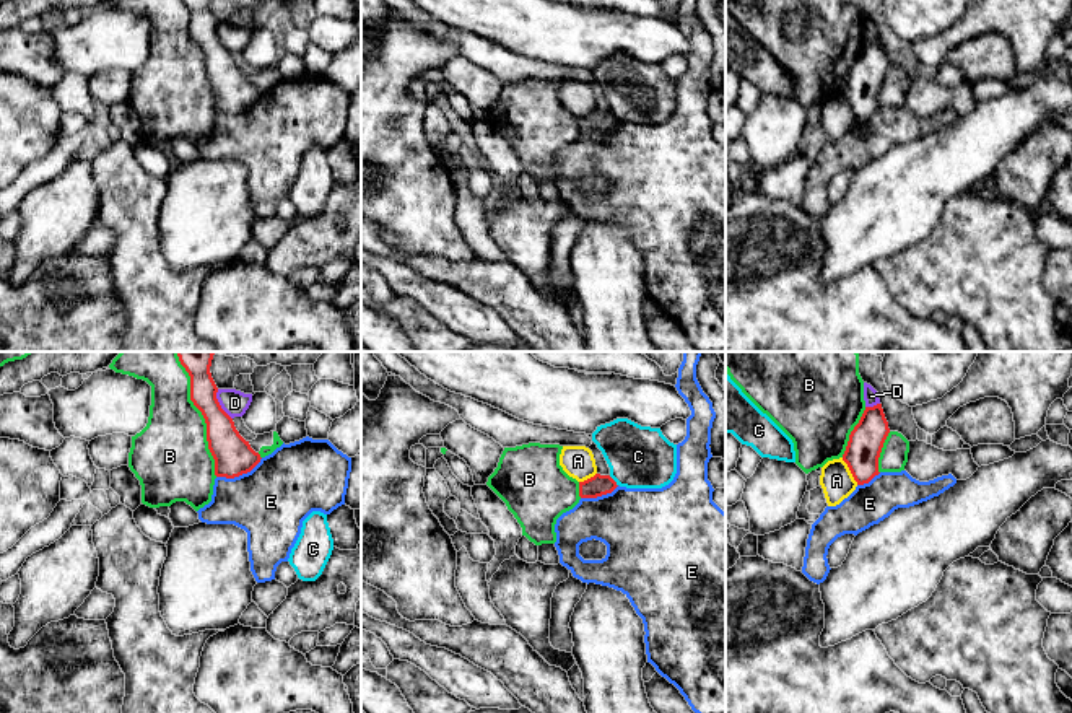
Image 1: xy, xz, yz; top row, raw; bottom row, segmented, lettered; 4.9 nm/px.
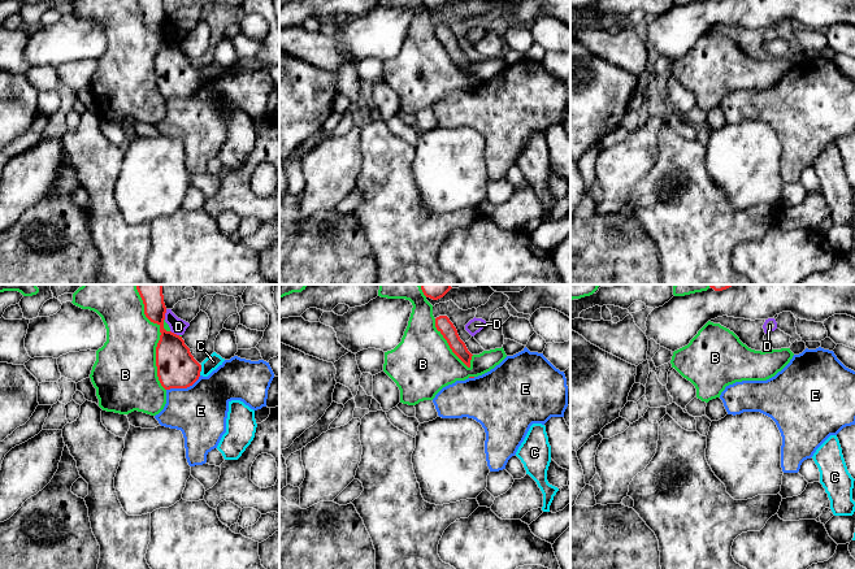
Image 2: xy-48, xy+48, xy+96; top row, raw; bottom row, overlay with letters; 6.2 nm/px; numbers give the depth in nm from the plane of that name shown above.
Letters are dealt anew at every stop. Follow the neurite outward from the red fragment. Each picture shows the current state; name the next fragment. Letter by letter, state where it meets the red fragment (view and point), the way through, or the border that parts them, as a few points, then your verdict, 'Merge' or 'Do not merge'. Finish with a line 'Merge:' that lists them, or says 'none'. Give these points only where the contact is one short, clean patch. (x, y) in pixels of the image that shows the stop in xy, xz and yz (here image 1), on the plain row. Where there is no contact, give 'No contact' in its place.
A: Touches red at yz (849, 104). Boundary: yz (841, 93), (858, 119). Do not merge
B: Touches red at xy (205, 56). Do not merge
C: Touches red at xz (614, 116). Boundary: xz (609, 111), (617, 121). Do not merge
D: Touches red at xy (218, 39). Do not merge
E: Touches red at xy (239, 109). Boundary: xy (262, 93), (246, 108), (233, 113), (217, 113). Do not merge
Merge: none

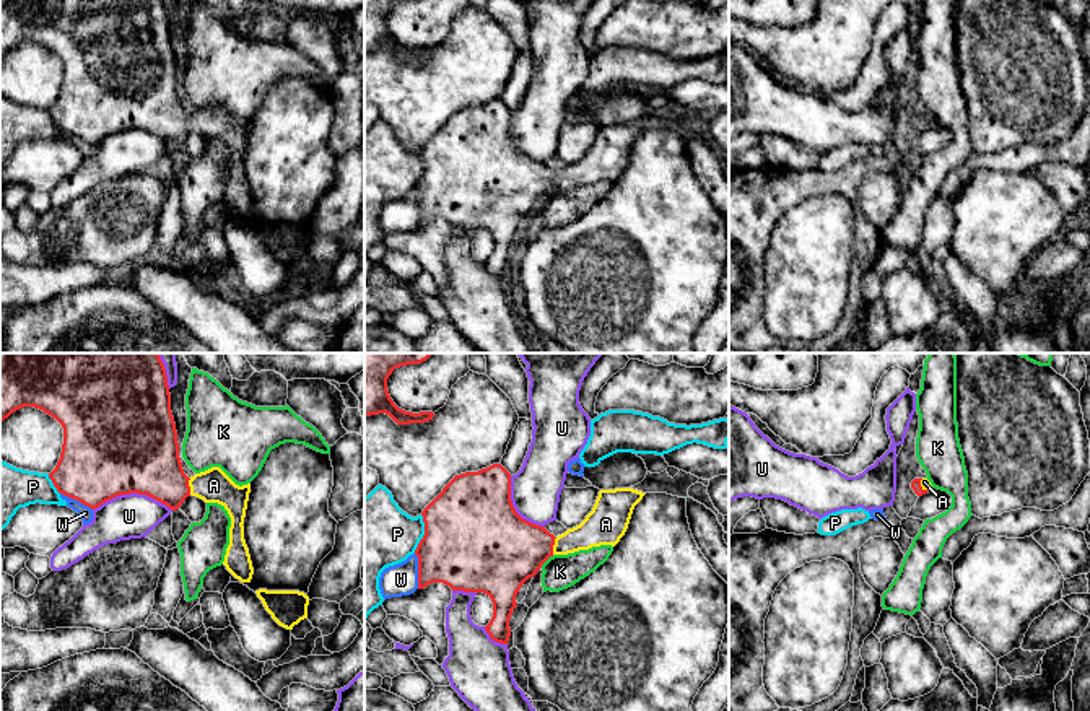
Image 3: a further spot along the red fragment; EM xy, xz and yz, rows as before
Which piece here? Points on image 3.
A: Touches red at xz (553, 179). Path across: xz (505, 186), (534, 179), (553, 179), (583, 173), (601, 161). Merge
K: Touches red at xz (547, 194). Do not merge
P: Touches red at xz (425, 170). Do not merge
U: Touches red at xy (134, 127). Do not merge
W: Touches red at xz (418, 207). Do not merge
Merge: A

